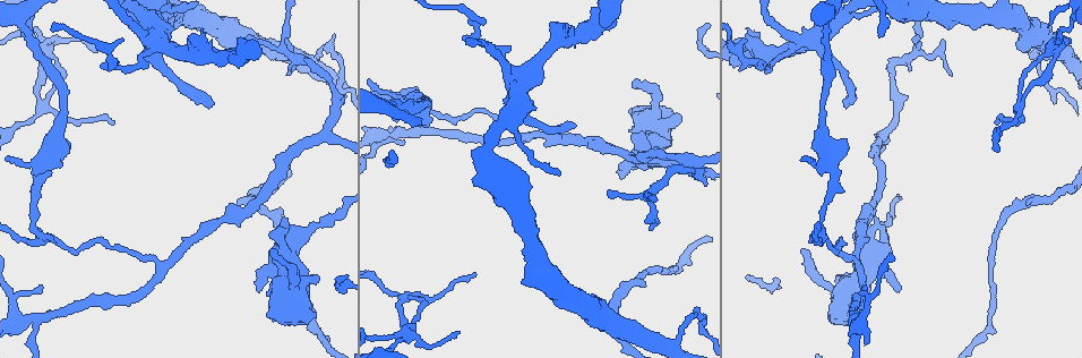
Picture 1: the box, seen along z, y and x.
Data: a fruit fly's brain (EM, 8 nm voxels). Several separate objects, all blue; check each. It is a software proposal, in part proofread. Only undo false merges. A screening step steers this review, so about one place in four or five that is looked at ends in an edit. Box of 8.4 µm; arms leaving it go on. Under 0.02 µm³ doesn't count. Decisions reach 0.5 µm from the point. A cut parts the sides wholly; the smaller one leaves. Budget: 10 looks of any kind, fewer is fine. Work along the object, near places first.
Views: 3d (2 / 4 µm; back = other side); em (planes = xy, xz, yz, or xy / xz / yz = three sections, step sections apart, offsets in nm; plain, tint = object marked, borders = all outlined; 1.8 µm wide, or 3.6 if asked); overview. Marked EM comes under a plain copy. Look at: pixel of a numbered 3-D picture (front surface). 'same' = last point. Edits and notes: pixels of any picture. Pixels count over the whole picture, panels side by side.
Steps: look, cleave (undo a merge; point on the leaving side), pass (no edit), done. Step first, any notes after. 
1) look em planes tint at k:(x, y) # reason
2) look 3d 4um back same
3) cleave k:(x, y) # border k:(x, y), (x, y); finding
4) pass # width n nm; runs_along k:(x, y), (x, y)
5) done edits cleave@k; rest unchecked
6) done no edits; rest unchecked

look em 3.6um xz step 4 tint at 1:(819, 235) # sharp bend

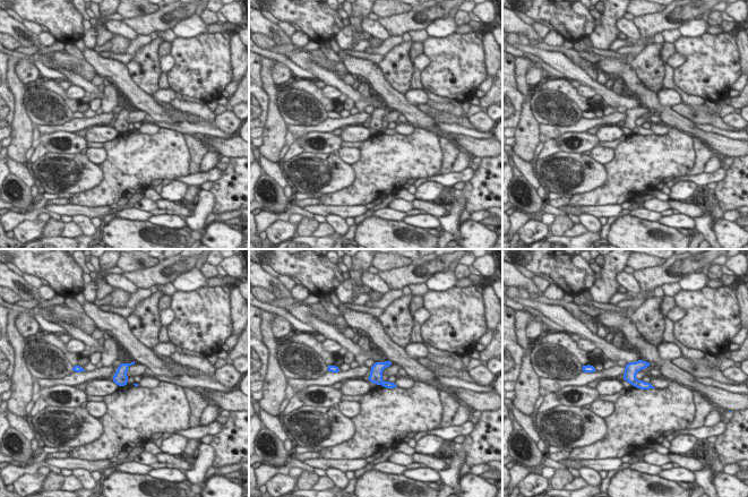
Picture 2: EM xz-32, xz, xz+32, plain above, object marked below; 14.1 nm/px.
cleave 2:(639, 384) # border 2:(635, 379), (632, 384); two cells meet here

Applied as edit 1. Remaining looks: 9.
look overview # redraw

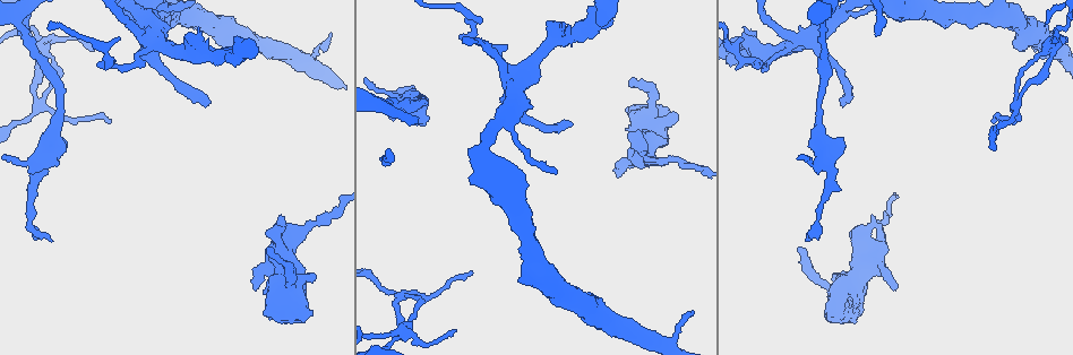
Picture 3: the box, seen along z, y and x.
look 3d 4um at 3:(285, 298) # branch point

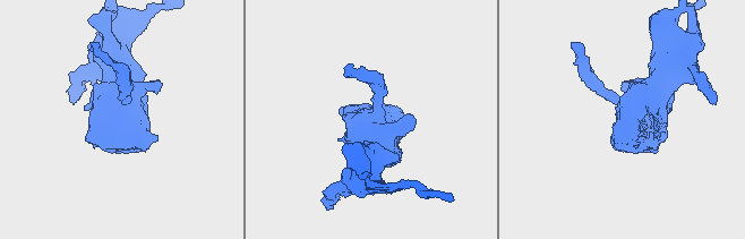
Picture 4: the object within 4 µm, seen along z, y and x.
look em 3.6um planes tint at 4:(373, 122) # shape alone is not enough

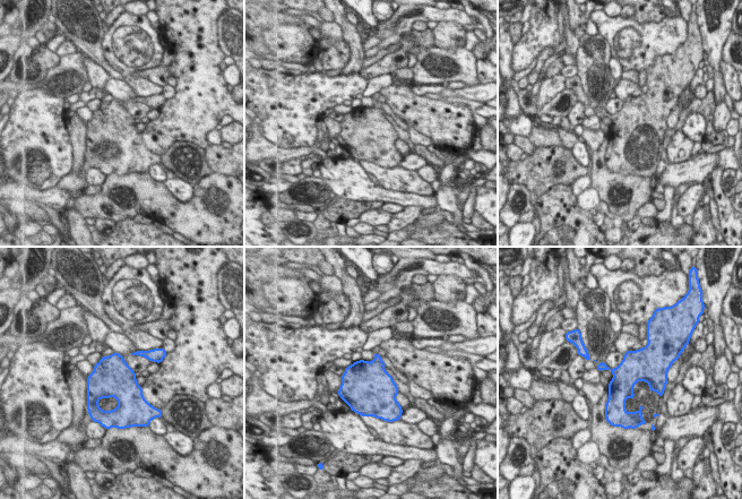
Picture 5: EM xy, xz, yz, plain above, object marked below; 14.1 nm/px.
pass # all the same cell

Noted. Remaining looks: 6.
look 3d 4um at 3:(107, 53) # calibre changes

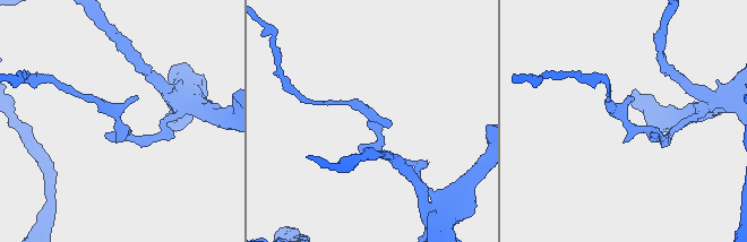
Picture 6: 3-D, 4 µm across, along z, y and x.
look em xy step 4 tint at 6:(626, 119)

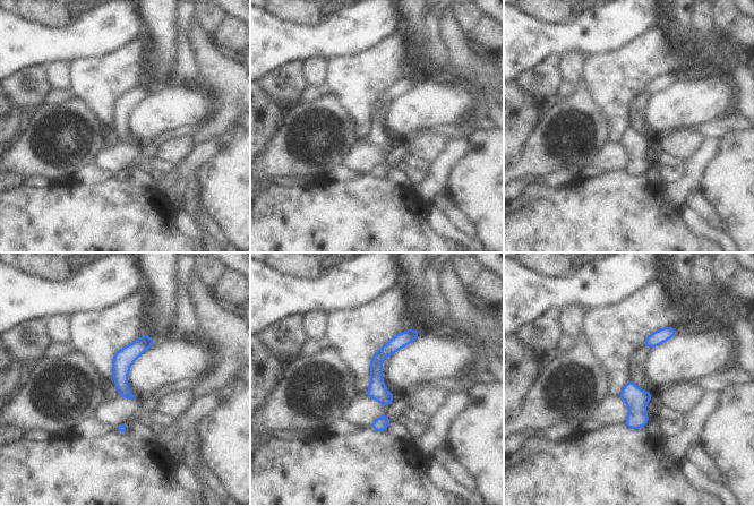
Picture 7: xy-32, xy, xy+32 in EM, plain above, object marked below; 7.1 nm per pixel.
look em yz step 8 tint same # cut it another way

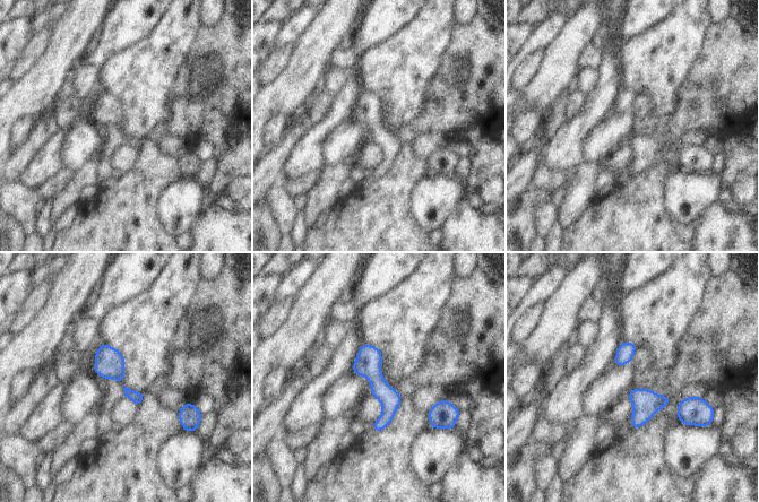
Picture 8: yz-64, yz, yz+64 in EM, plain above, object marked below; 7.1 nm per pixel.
pass # one cell here

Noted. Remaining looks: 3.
look em xz step 16 tint at 3:(153, 37) # calibre changes

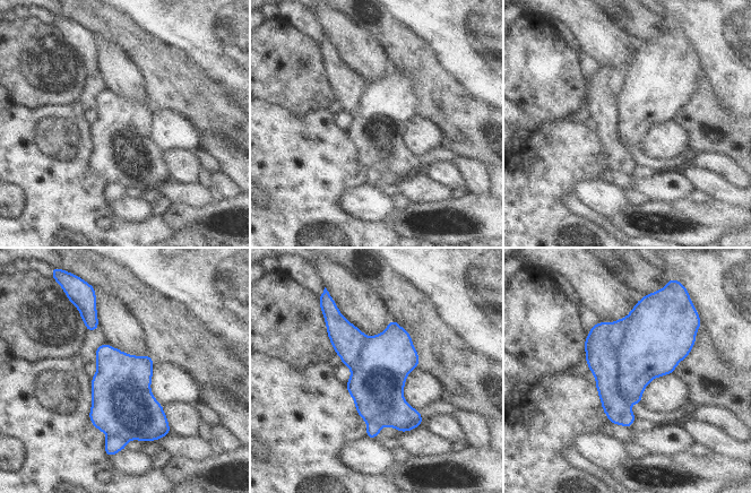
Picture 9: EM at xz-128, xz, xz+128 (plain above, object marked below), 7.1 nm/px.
look em planes tint same

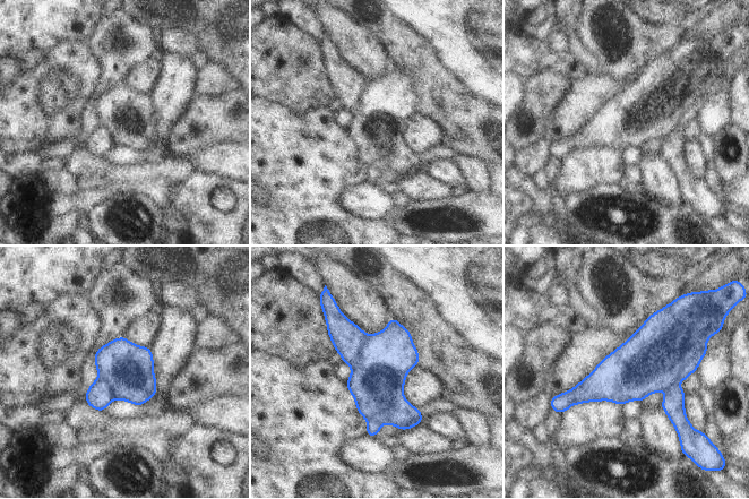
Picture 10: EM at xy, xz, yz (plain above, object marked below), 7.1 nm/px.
cleave 10:(674, 399) # border 10:(704, 344), (678, 378), (664, 389); a second cell is stuck on

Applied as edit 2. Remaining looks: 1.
done edits cleave@2, cleave@10; rest unchecked

